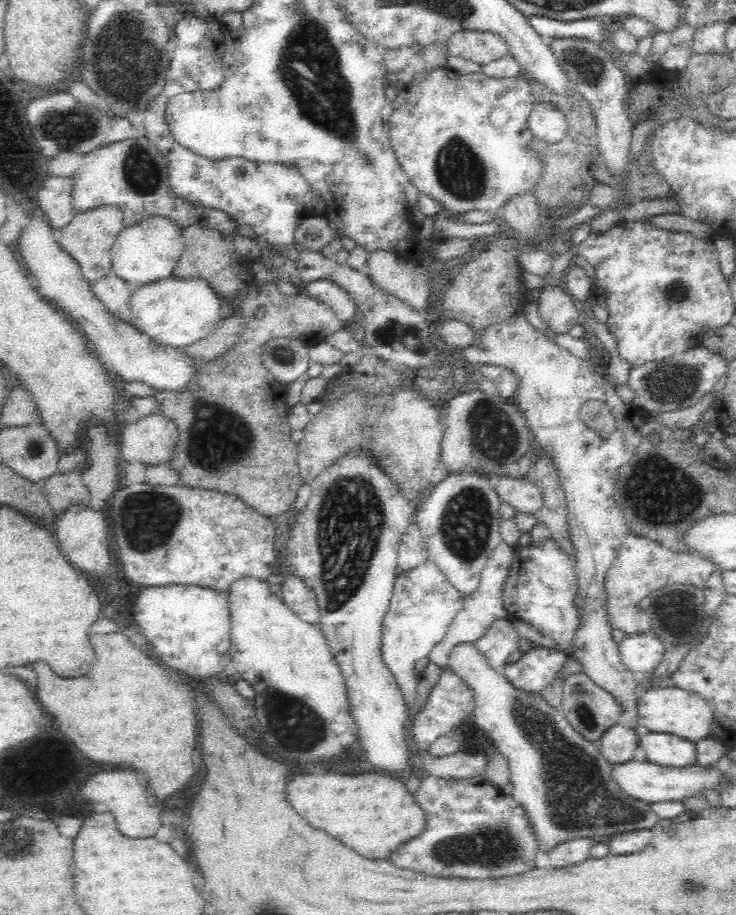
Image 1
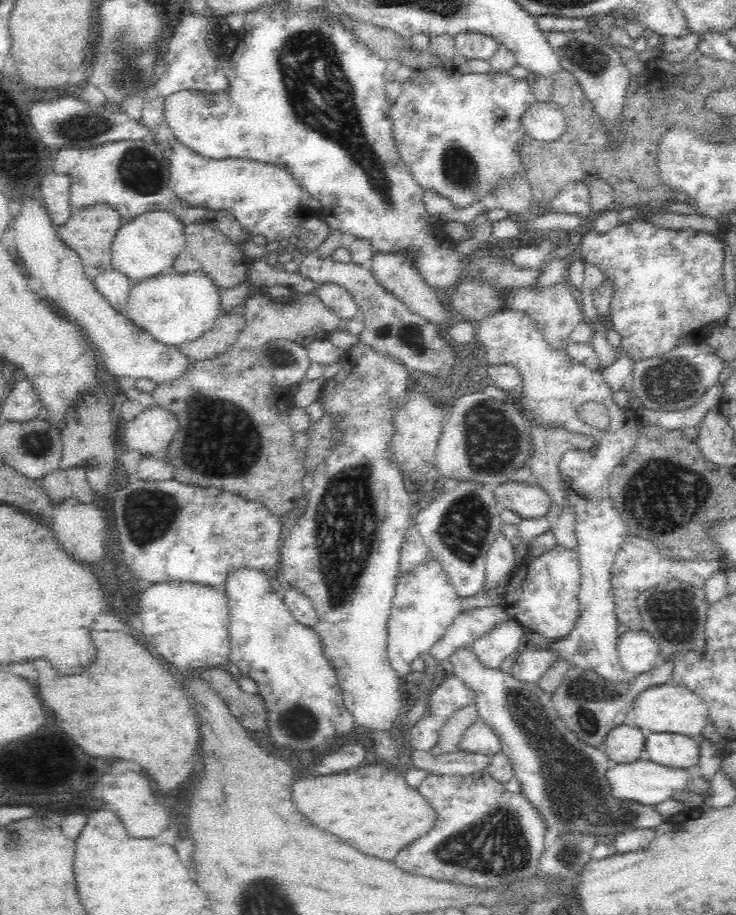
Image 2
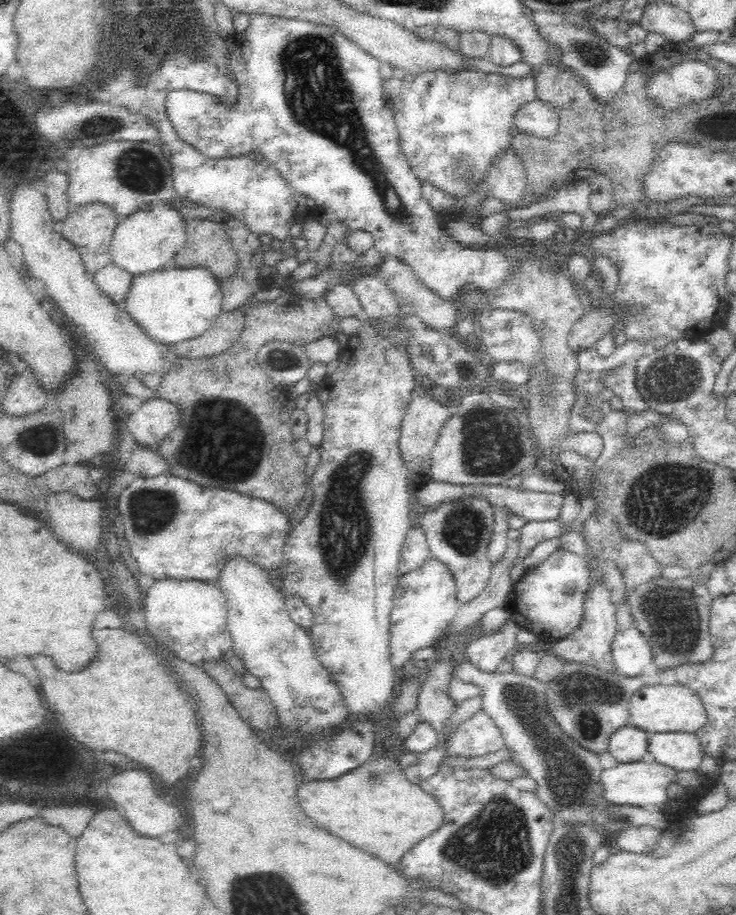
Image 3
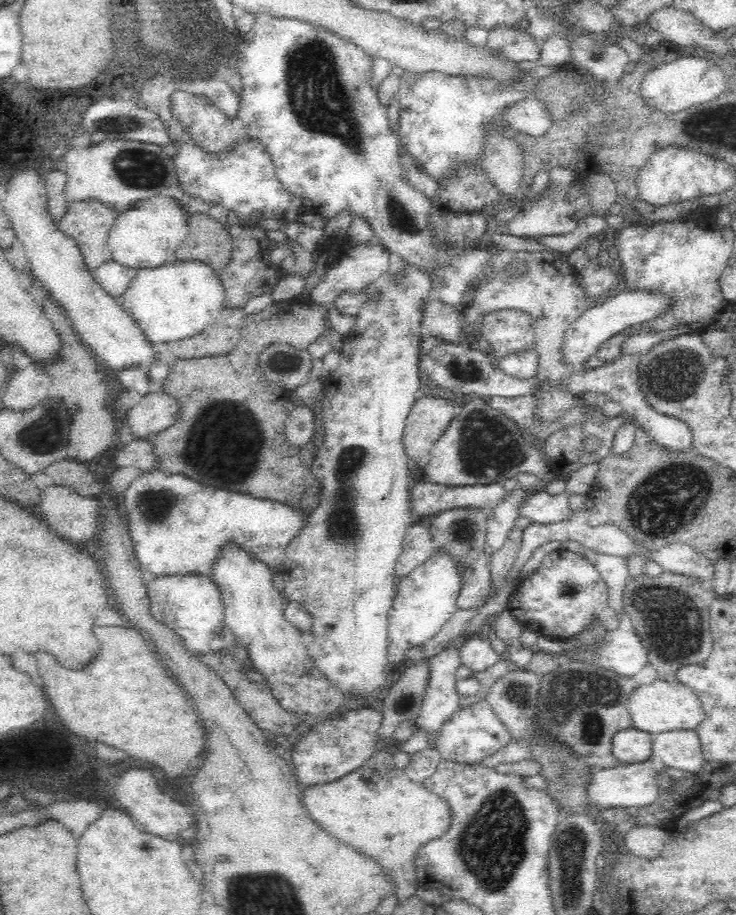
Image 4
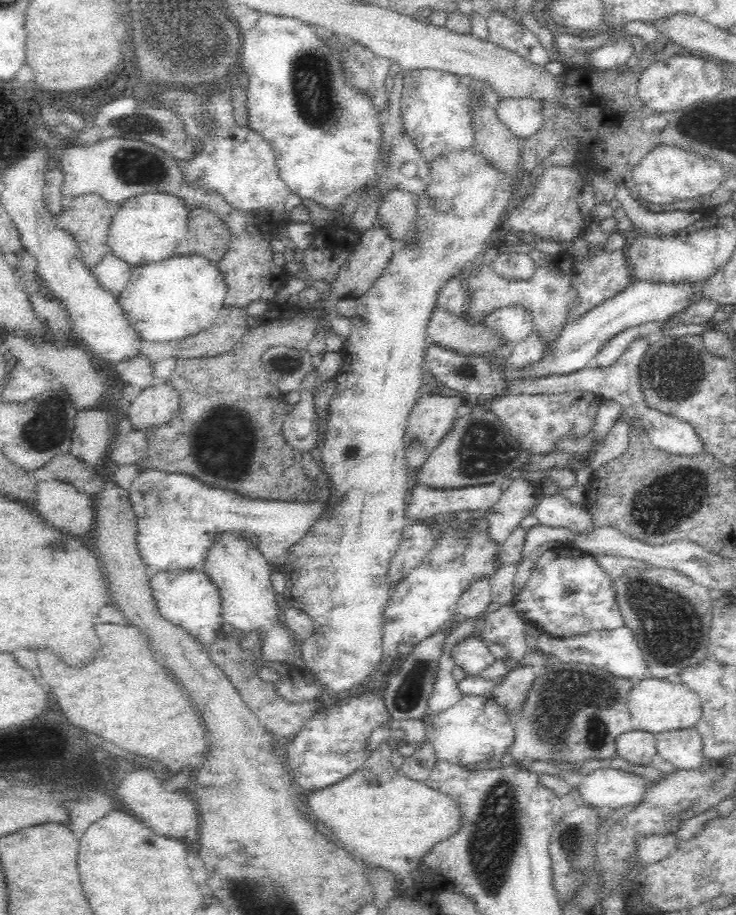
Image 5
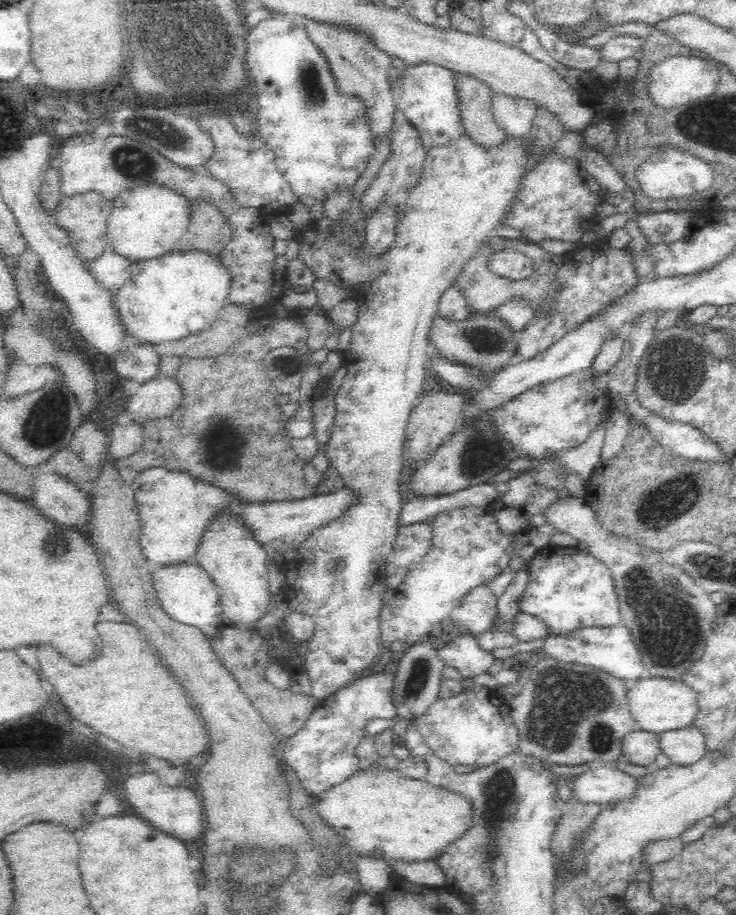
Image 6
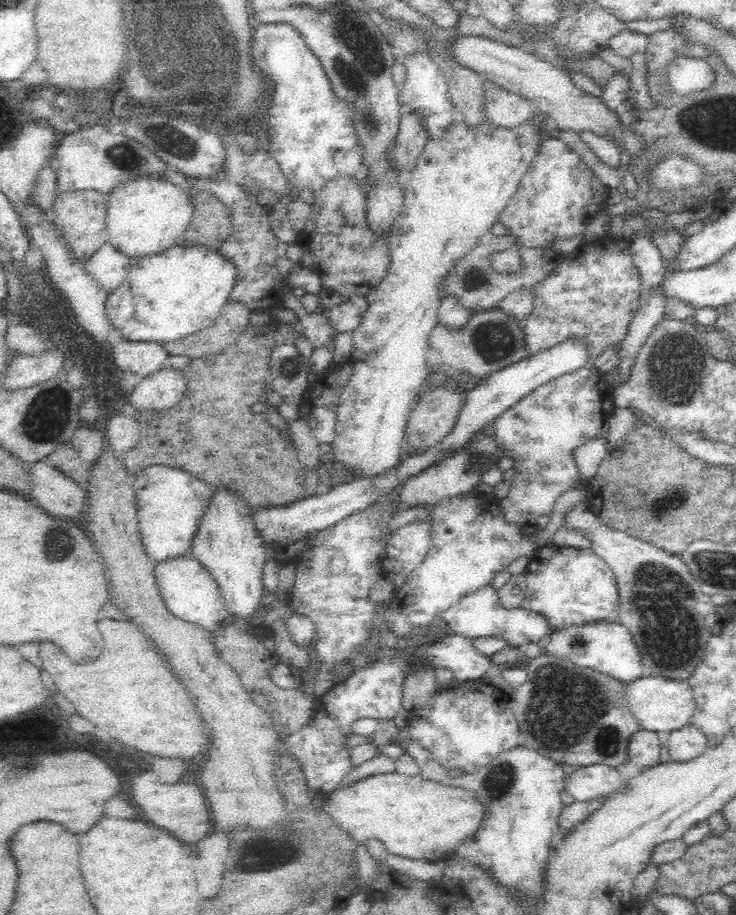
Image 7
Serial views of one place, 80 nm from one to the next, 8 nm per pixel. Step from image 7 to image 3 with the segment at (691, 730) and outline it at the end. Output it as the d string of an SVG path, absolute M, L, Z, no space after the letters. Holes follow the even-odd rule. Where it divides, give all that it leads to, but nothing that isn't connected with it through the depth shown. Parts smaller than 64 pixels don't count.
M694 732L651 733L649 752L656 762L675 771L698 772L703 759L702 743Z

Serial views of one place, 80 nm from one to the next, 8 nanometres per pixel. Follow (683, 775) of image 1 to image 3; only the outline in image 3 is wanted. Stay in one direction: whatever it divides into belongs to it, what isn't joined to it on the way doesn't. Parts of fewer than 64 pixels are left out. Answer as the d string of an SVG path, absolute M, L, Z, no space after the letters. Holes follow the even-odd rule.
M653 761L631 763L618 763L616 766L600 770L598 774L598 787L600 797L604 801L618 806L635 806L640 808L654 808L667 800L666 787L671 781L675 781L676 771L669 766Z

